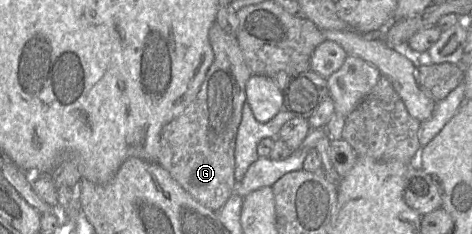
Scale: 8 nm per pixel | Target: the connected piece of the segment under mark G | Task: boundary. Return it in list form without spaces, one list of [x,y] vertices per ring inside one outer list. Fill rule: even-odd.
[[[217,22],[210,27],[209,41],[214,53],[214,60],[195,99],[179,116],[163,127],[160,136],[158,163],[196,201],[214,211],[218,217],[218,212],[230,196],[235,193],[234,151],[236,136],[242,119],[242,108],[246,101],[246,83],[252,73],[247,67],[236,36],[227,33]]]

